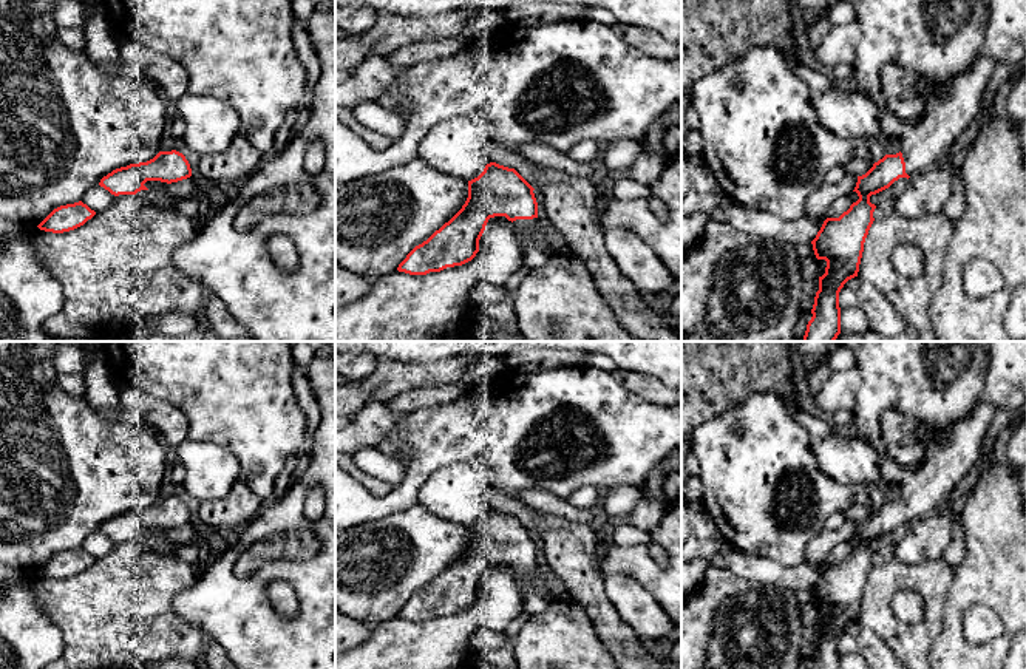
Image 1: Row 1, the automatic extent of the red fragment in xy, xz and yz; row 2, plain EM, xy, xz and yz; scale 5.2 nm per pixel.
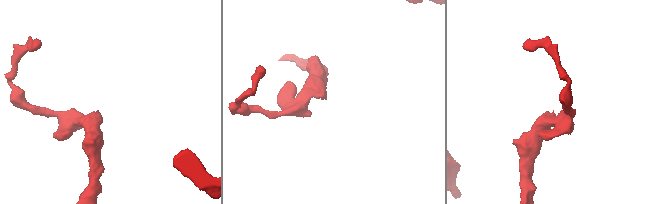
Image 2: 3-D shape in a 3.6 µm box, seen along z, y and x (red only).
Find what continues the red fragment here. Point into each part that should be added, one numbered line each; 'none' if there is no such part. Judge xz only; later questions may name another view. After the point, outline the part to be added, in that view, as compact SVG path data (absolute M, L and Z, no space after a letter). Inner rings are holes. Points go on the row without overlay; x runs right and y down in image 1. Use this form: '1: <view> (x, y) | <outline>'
1: xz (521, 572) | M538 564L533 565L516 565L513 567L518 582L532 581L541 578Z

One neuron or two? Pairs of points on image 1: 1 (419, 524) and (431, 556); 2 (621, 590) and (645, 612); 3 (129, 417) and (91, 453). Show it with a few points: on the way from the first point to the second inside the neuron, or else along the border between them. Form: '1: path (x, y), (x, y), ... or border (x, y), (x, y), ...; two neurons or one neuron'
1: path (419, 532), (419, 544), (424, 549); one neuron
2: path (628, 597), (638, 607); one neuron
3: border (110, 421), (127, 425), (141, 424); two neurons

